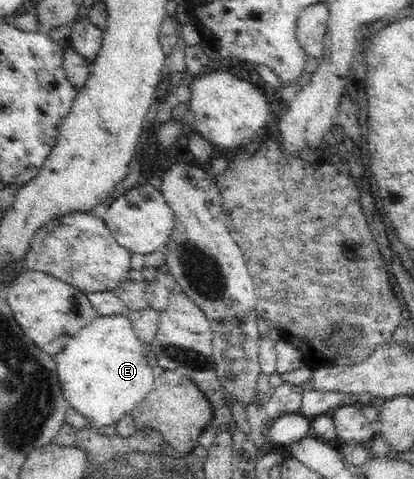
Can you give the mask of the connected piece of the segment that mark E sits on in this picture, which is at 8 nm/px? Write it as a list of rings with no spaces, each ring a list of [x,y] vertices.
[[[122,313],[98,315],[86,327],[70,337],[62,351],[52,356],[56,360],[58,379],[68,404],[86,417],[88,426],[98,429],[105,425],[115,425],[125,413],[131,412],[136,404],[152,391],[154,374],[144,356],[145,350],[145,344],[134,334],[130,318]]]

